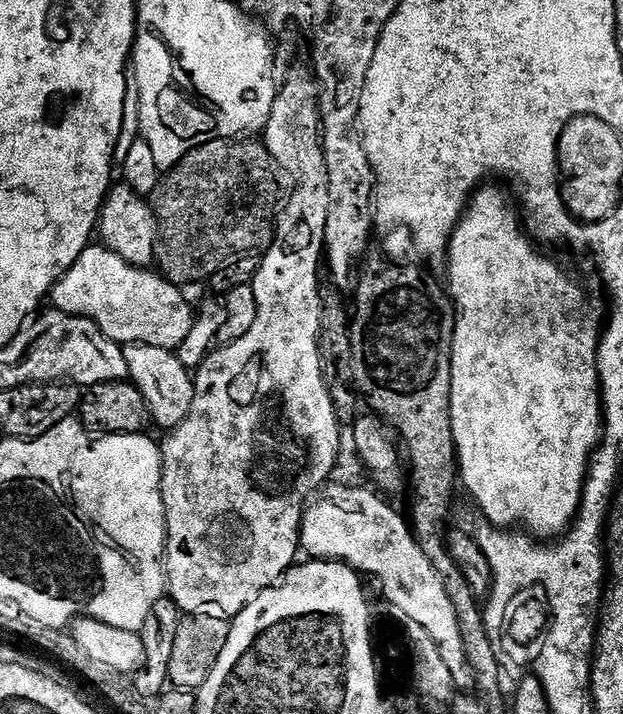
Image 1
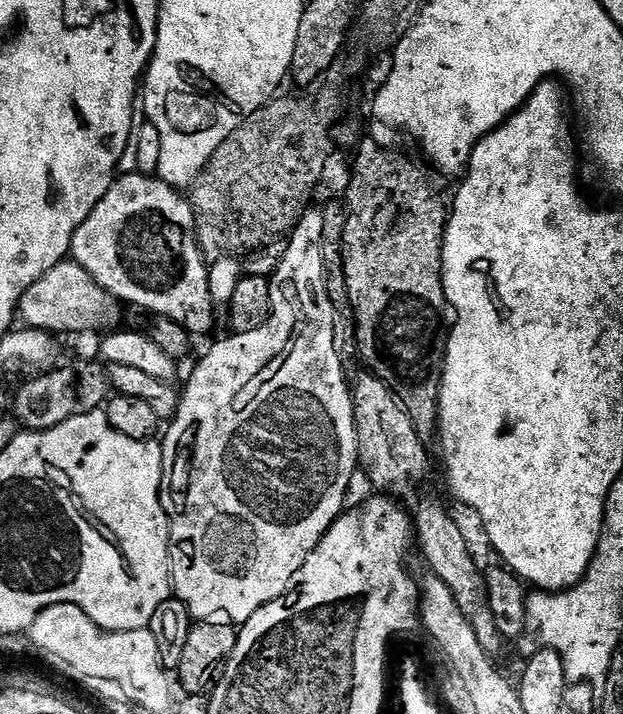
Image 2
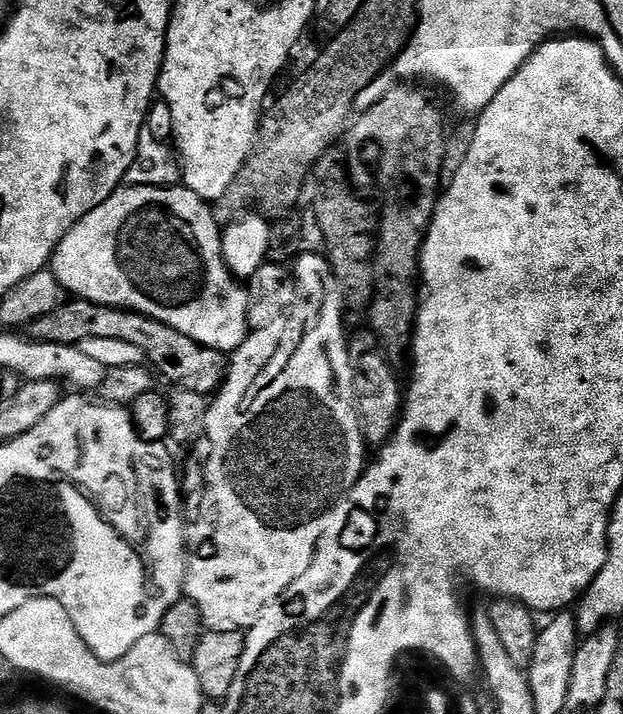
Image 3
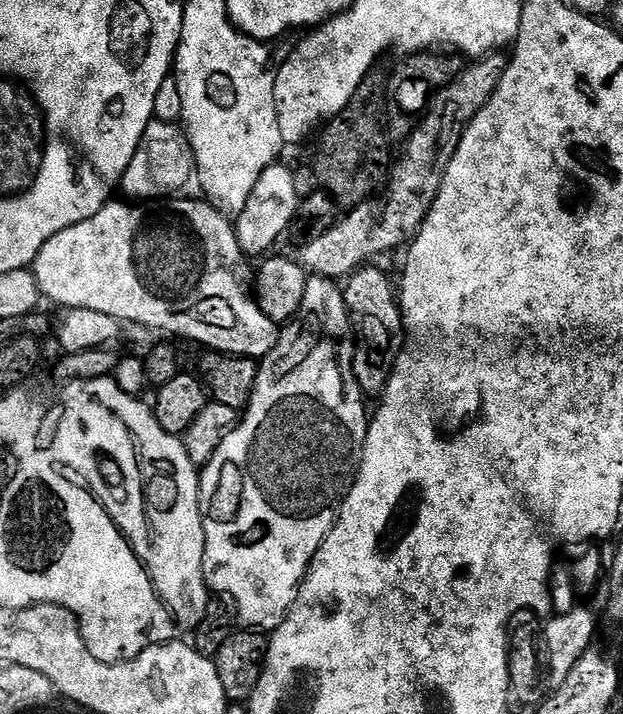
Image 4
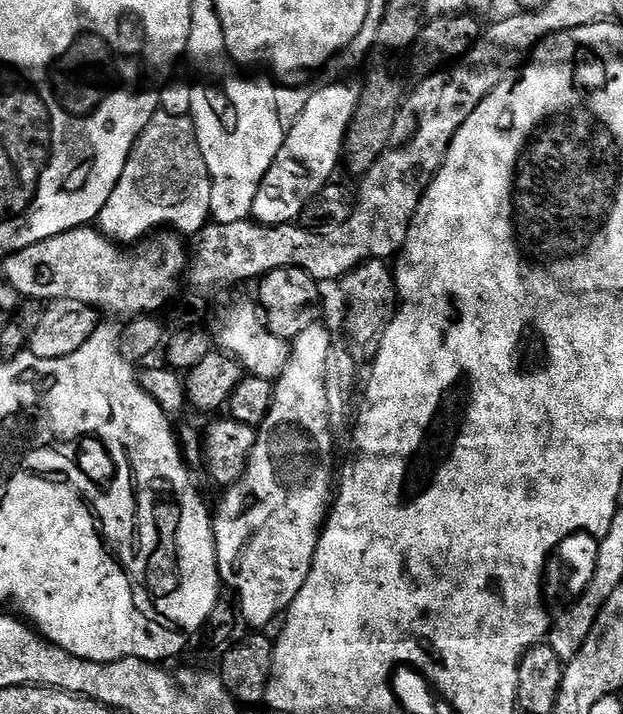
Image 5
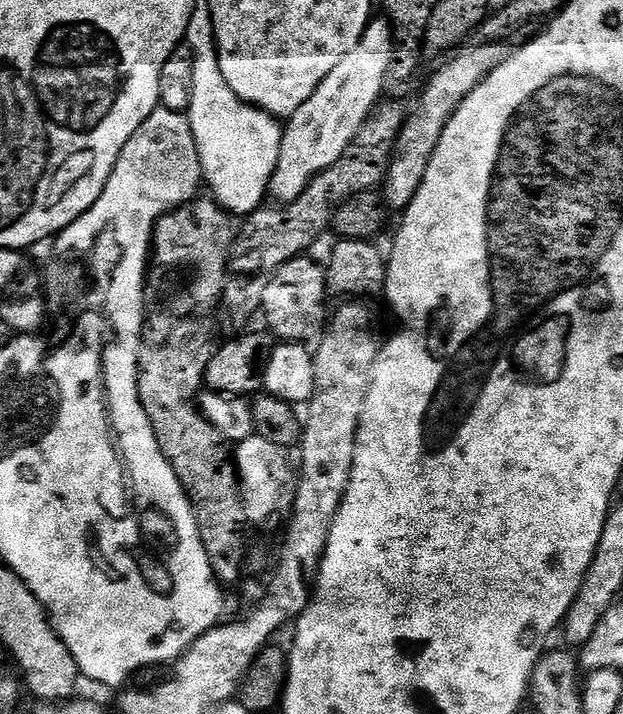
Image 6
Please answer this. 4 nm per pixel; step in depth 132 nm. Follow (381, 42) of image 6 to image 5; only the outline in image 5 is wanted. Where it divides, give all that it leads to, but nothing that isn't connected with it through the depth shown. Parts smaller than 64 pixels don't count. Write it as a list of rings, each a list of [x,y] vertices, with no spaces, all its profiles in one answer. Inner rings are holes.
[[[348,80],[336,82],[322,87],[317,91],[315,89],[308,100],[302,114],[295,121],[294,126],[285,133],[282,149],[271,163],[270,170],[267,171],[266,178],[258,188],[258,193],[254,198],[251,217],[257,223],[264,225],[282,225],[293,223],[300,215],[305,204],[327,185],[335,176],[336,168],[339,169],[345,136],[349,130],[349,124],[353,120],[354,110],[357,109],[358,100],[361,97],[361,83],[359,81]]]

